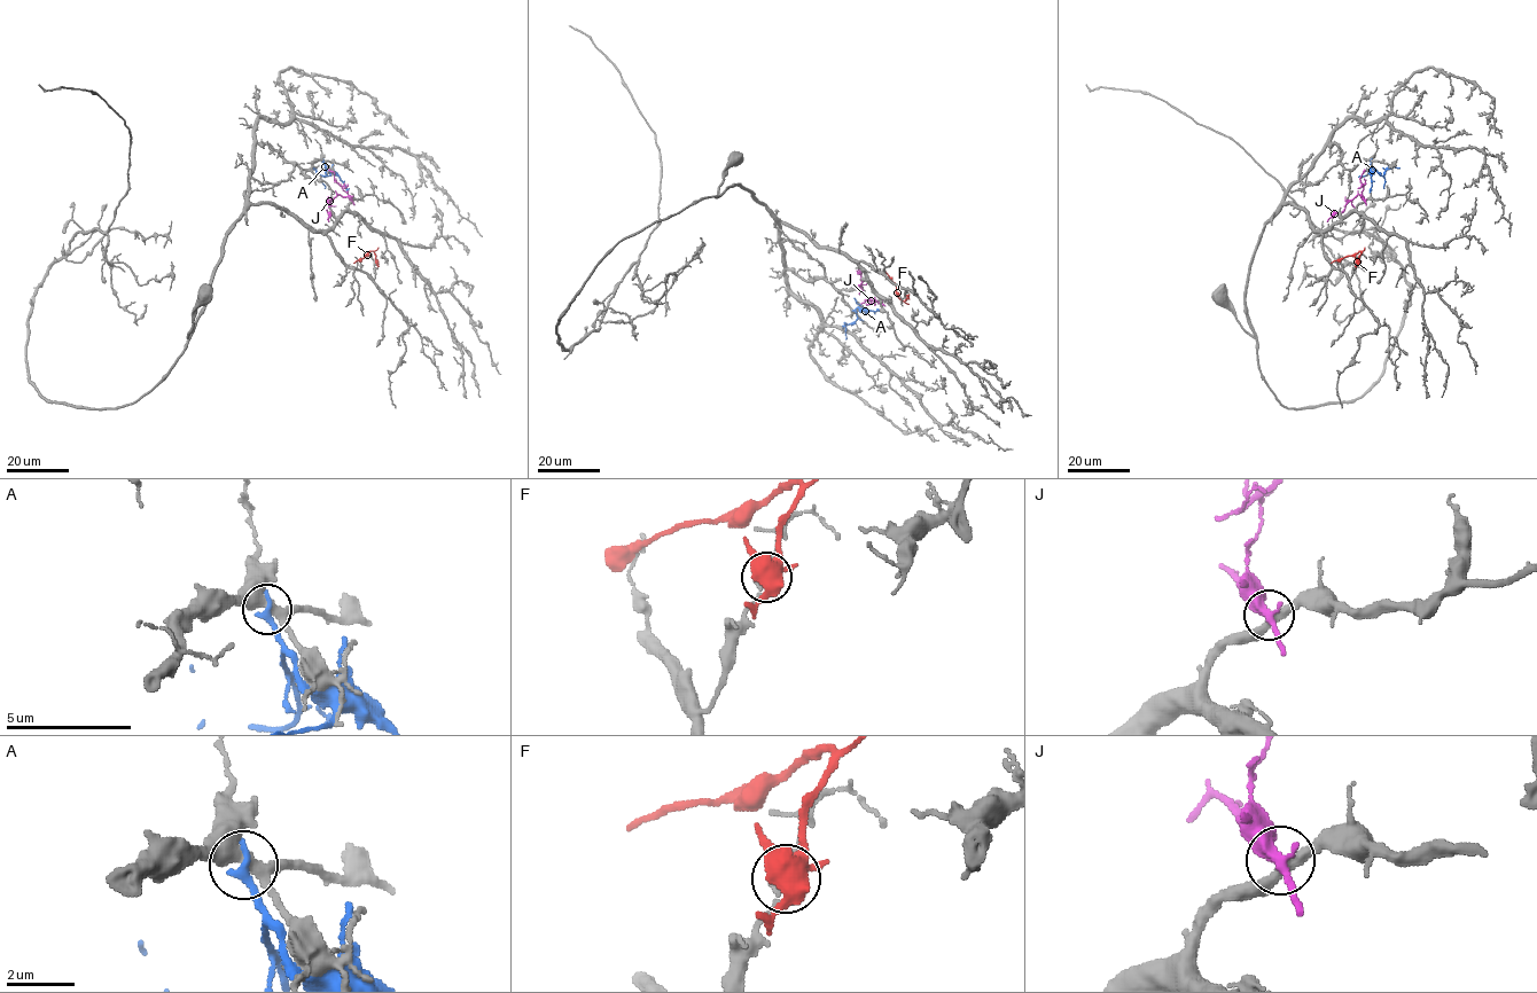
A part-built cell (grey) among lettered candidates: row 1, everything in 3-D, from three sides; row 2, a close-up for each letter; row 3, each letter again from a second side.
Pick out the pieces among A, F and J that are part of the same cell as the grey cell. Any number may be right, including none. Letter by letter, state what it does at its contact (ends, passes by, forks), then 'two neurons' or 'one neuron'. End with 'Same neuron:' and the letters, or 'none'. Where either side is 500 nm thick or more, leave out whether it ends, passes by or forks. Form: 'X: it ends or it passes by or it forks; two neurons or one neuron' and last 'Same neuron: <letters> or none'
A: it ends; two neurons
F: two neurons
J: it passes by; two neurons
Same neuron: none

